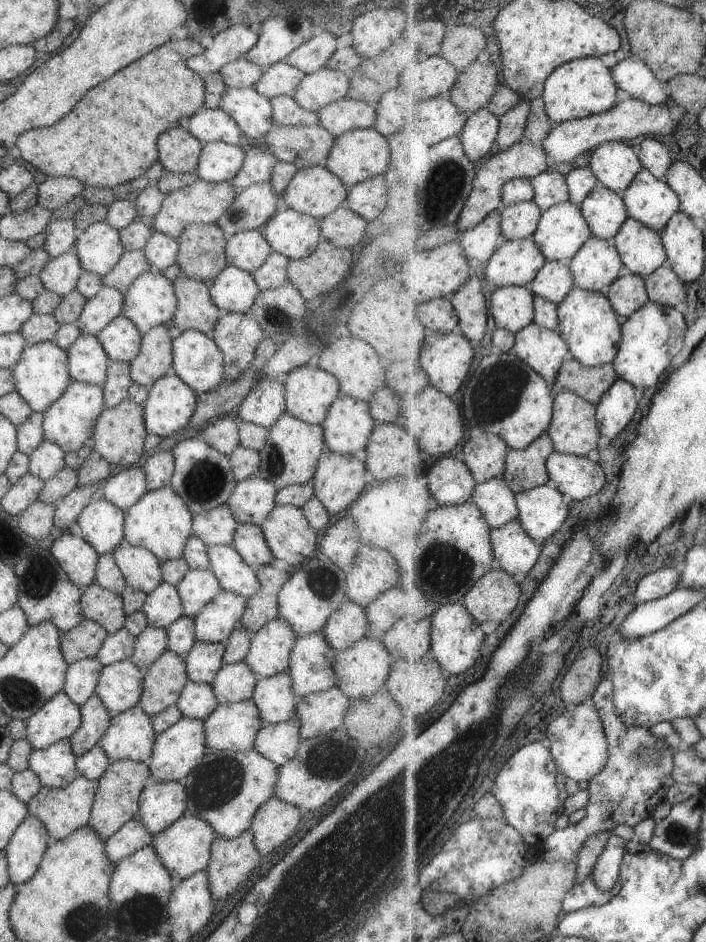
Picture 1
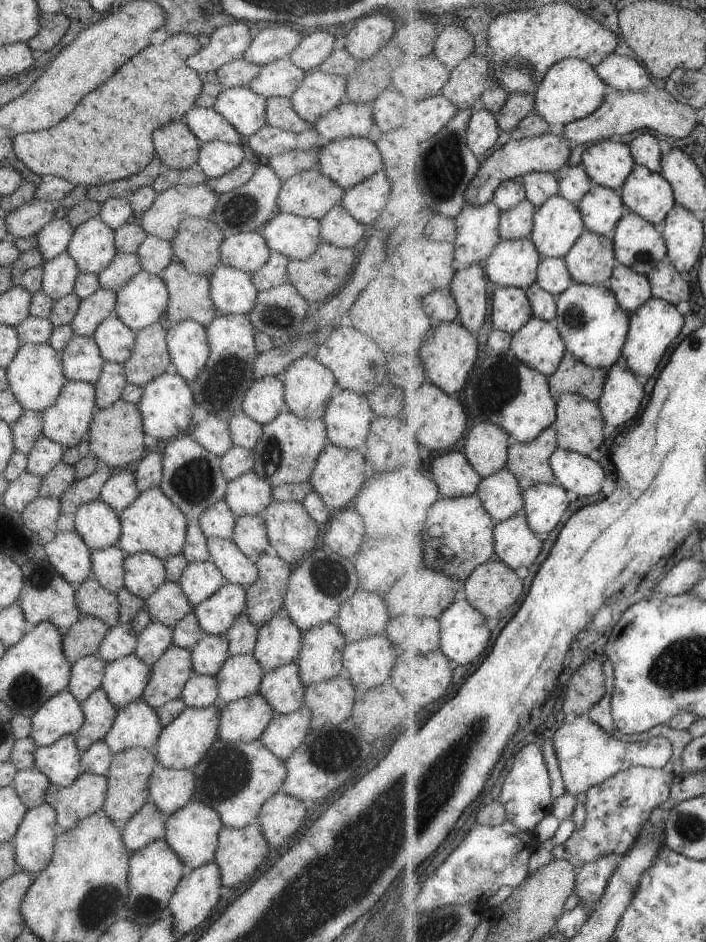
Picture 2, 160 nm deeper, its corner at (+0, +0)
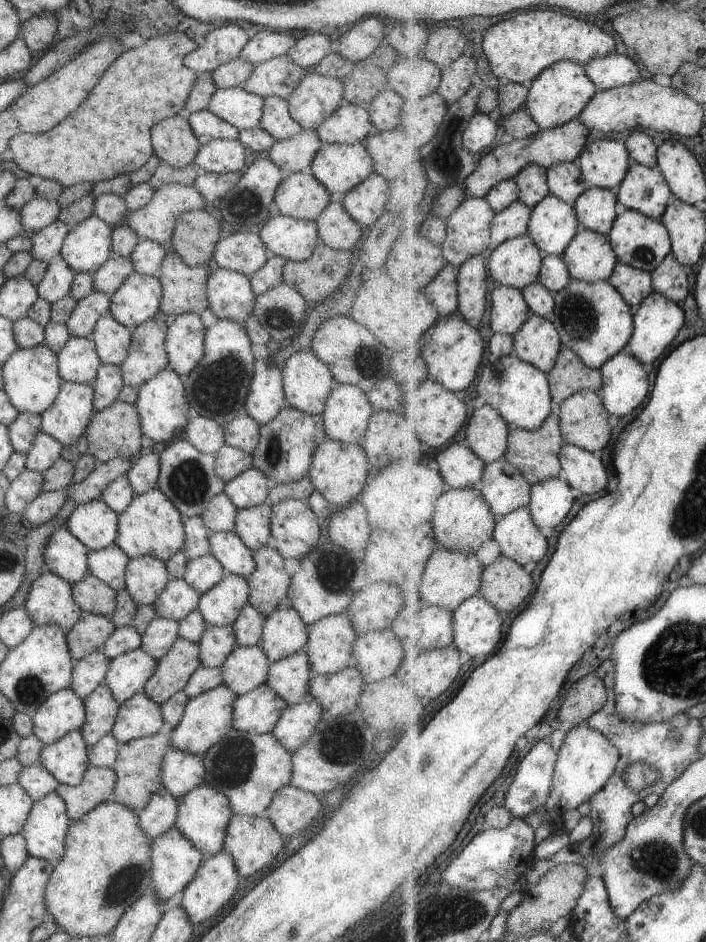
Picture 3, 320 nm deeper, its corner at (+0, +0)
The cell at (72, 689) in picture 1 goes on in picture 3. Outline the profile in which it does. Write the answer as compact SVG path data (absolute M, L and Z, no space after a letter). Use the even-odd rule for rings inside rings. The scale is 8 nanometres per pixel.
M98 650L80 658L74 663L68 687L83 700L104 679L109 661Z

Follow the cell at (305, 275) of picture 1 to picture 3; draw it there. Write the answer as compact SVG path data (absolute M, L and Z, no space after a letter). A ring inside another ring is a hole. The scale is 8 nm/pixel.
M317 244L313 247L309 258L302 261L285 261L282 268L282 282L296 290L306 302L317 304L342 286L347 273L351 272L351 261L350 251Z

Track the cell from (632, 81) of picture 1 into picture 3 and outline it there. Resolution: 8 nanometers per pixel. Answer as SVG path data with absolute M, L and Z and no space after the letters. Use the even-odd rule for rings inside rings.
M613 51L603 58L590 60L586 65L586 73L598 86L599 91L617 88L641 80L641 68L630 56Z

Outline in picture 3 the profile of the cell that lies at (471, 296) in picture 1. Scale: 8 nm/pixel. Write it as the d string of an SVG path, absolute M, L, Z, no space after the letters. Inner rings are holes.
M481 255L466 260L458 269L458 312L468 321L483 318L489 302L489 272Z

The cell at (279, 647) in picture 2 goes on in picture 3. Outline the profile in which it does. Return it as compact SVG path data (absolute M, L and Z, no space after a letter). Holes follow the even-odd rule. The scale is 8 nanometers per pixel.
M293 607L276 608L266 616L262 635L256 642L270 662L301 651L307 640L306 624Z

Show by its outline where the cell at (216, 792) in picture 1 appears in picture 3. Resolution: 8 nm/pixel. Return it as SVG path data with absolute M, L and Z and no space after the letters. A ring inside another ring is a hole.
M231 728L202 754L203 783L227 797L233 815L260 816L276 790L290 781L292 754L270 732L256 735Z

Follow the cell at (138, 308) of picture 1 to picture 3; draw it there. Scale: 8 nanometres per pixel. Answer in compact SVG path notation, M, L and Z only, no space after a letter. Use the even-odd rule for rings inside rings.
M129 273L110 295L109 314L119 324L132 328L146 318L158 316L161 285L157 275Z

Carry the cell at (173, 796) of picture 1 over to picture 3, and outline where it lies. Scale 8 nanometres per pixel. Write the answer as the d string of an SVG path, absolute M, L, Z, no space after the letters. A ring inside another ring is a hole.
M167 749L159 771L160 781L177 800L204 782L204 764L199 755Z

